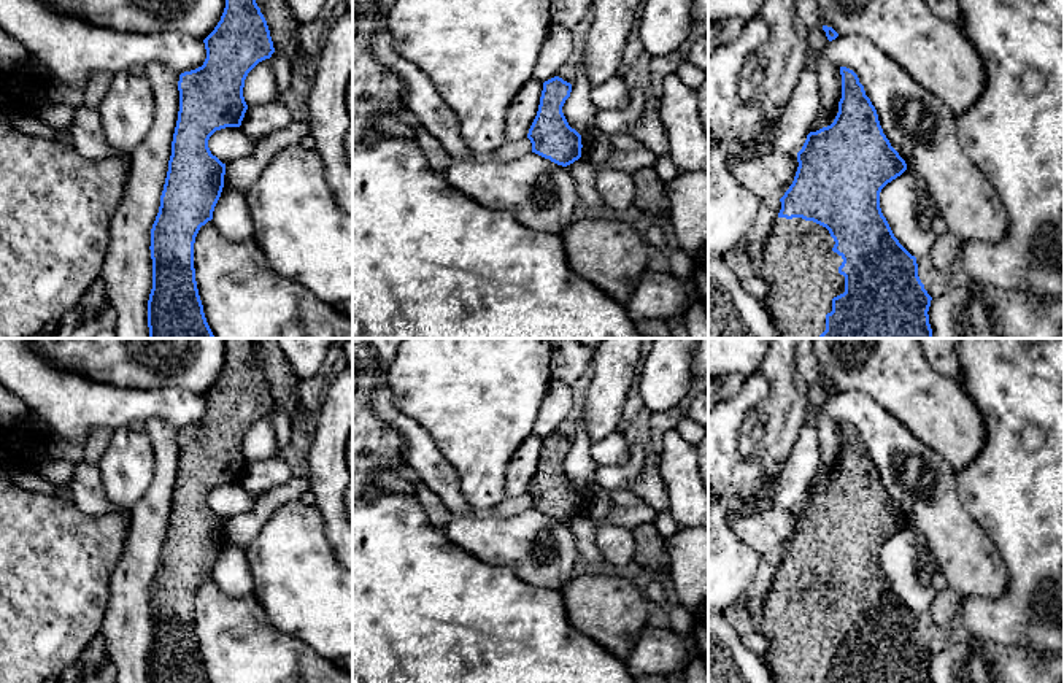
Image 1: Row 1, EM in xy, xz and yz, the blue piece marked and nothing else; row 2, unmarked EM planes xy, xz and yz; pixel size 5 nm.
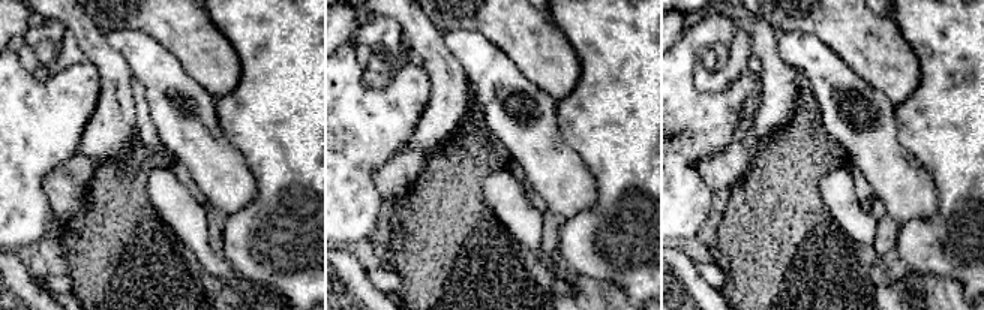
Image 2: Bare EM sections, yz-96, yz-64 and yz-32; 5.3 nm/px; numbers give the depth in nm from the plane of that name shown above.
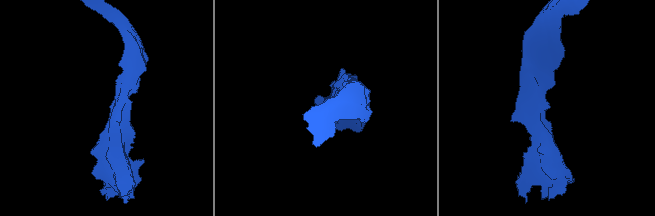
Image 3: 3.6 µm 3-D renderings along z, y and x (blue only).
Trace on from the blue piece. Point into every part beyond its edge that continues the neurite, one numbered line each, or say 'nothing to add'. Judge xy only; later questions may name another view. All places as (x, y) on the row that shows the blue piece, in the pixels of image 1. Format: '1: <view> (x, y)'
nothing to add

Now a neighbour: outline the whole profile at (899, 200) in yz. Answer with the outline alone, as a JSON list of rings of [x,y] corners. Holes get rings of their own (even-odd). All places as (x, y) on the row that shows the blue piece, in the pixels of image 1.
[[[907,168],[880,192],[880,208],[894,237],[916,259],[929,256],[937,240],[918,216],[921,187],[919,178]]]

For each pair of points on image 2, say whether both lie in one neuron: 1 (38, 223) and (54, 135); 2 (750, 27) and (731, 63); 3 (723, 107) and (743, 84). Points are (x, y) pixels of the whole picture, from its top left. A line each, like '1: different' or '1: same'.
1: same
2: different
3: same

